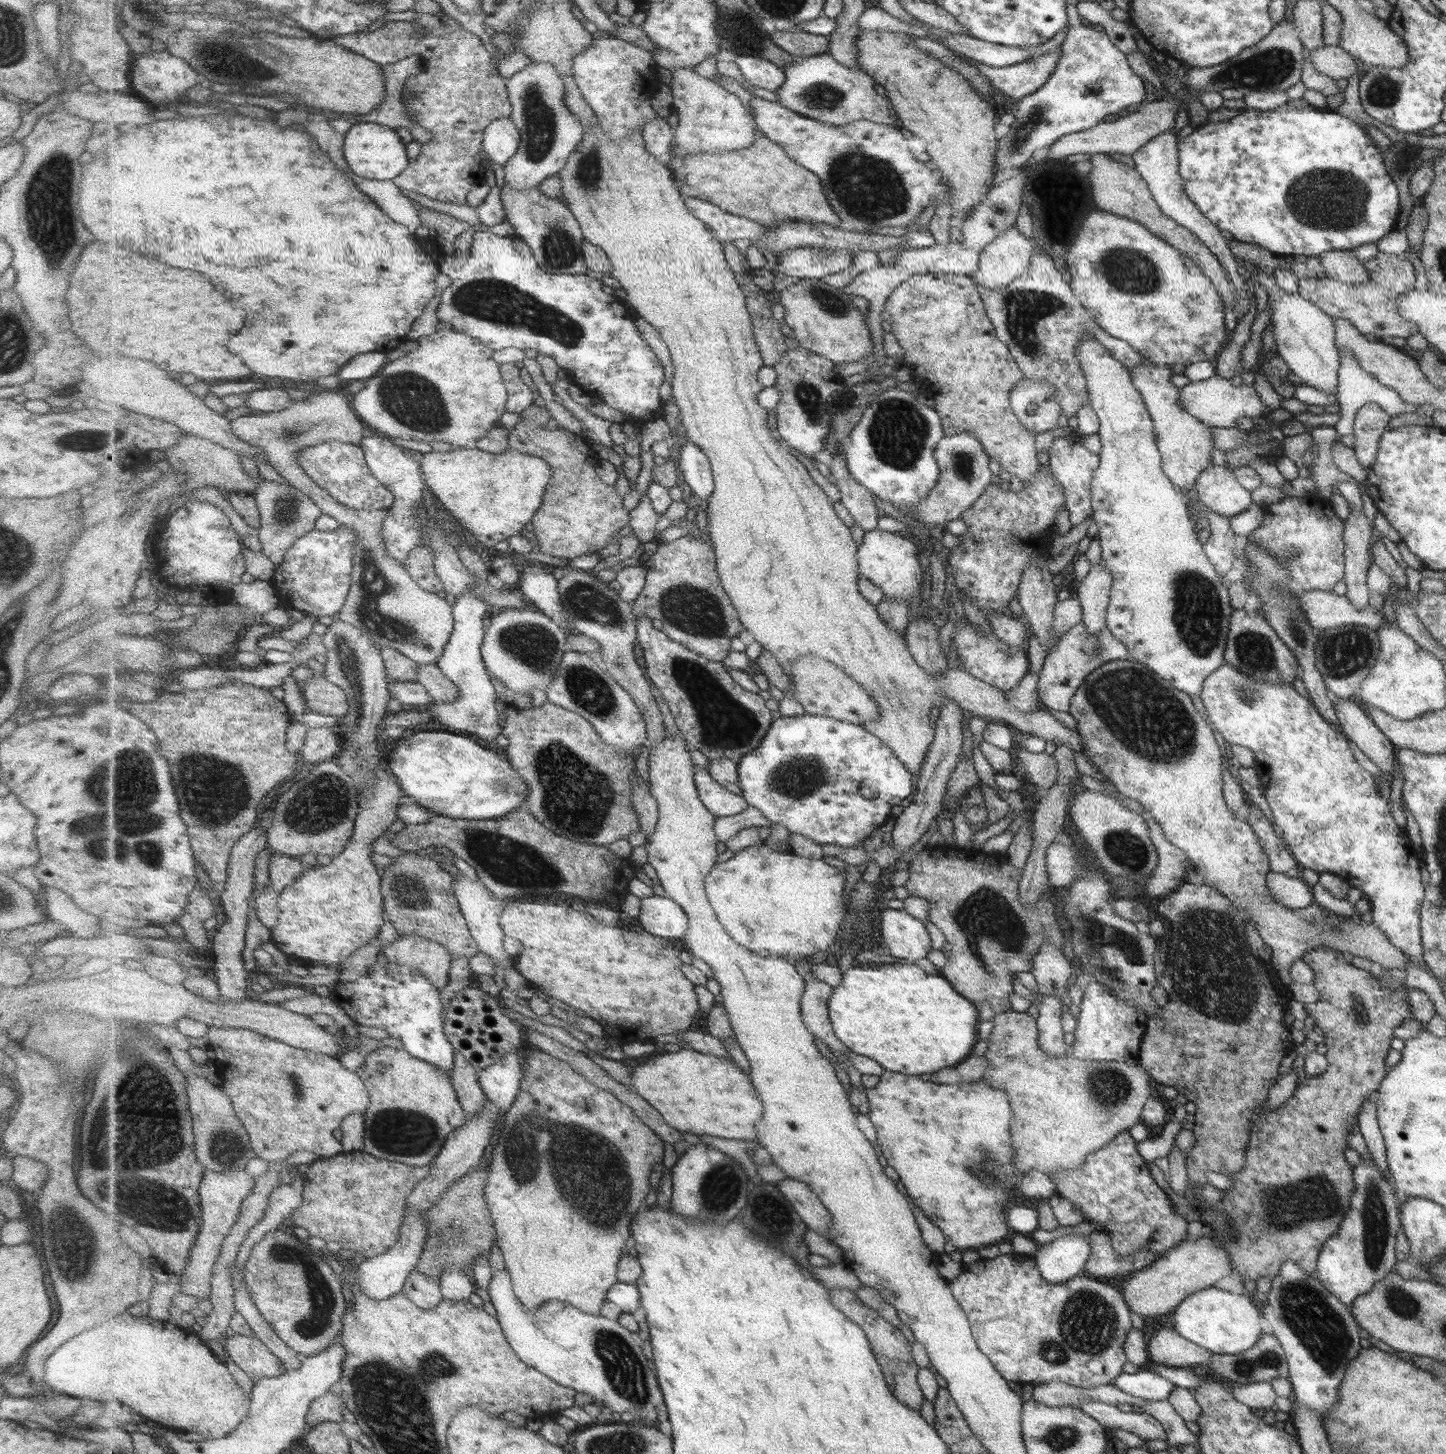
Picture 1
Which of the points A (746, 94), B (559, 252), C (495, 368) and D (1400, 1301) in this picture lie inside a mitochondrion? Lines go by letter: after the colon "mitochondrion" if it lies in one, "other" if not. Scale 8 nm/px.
A: other
B: mitochondrion
C: other
D: mitochondrion

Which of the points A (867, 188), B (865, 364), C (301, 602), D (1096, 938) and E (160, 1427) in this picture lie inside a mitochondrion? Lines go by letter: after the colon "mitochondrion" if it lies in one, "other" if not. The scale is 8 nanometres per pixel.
A: mitochondrion
B: other
C: other
D: mitochondrion
E: other

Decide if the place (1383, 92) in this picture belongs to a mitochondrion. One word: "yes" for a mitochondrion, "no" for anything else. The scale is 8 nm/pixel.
yes

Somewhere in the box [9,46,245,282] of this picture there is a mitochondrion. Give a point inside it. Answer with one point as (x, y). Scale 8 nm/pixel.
(51, 209)

